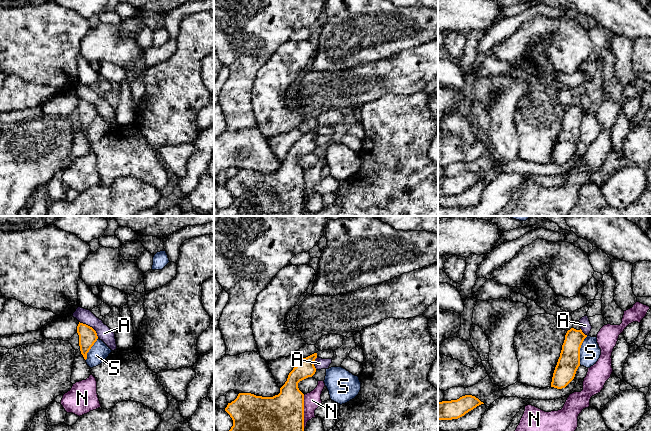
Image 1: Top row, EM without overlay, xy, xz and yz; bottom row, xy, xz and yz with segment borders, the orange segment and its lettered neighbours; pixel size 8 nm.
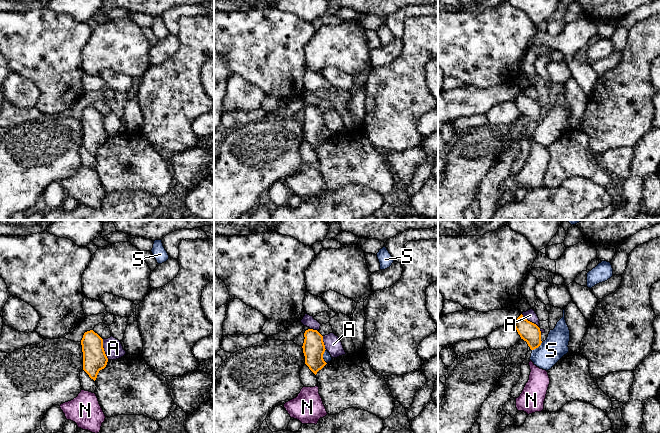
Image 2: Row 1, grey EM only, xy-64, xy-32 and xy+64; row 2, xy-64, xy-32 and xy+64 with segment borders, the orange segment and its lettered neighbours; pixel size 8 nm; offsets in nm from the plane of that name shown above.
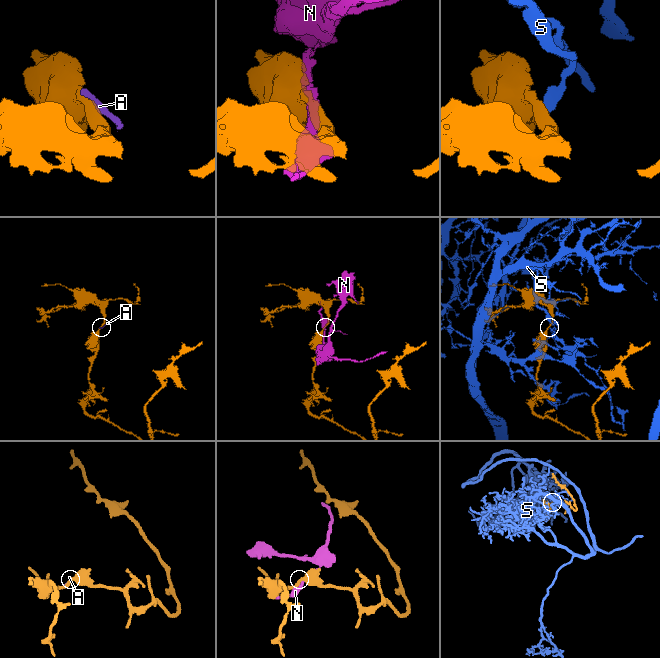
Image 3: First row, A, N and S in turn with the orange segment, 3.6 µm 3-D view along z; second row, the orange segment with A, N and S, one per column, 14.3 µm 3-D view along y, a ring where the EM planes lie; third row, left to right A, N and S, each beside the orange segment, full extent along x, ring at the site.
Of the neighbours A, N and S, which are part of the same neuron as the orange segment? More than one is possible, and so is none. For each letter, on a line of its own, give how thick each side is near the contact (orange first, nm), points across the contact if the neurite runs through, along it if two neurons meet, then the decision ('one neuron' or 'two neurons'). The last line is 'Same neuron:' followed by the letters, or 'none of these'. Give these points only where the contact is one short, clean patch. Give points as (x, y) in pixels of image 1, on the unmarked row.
A: calibres 140 and 120 nm; two neurons
N: calibres 480 and 140 nm; two neurons
S: calibres 170 and 160 nm; two neurons
Same neuron: none of these

